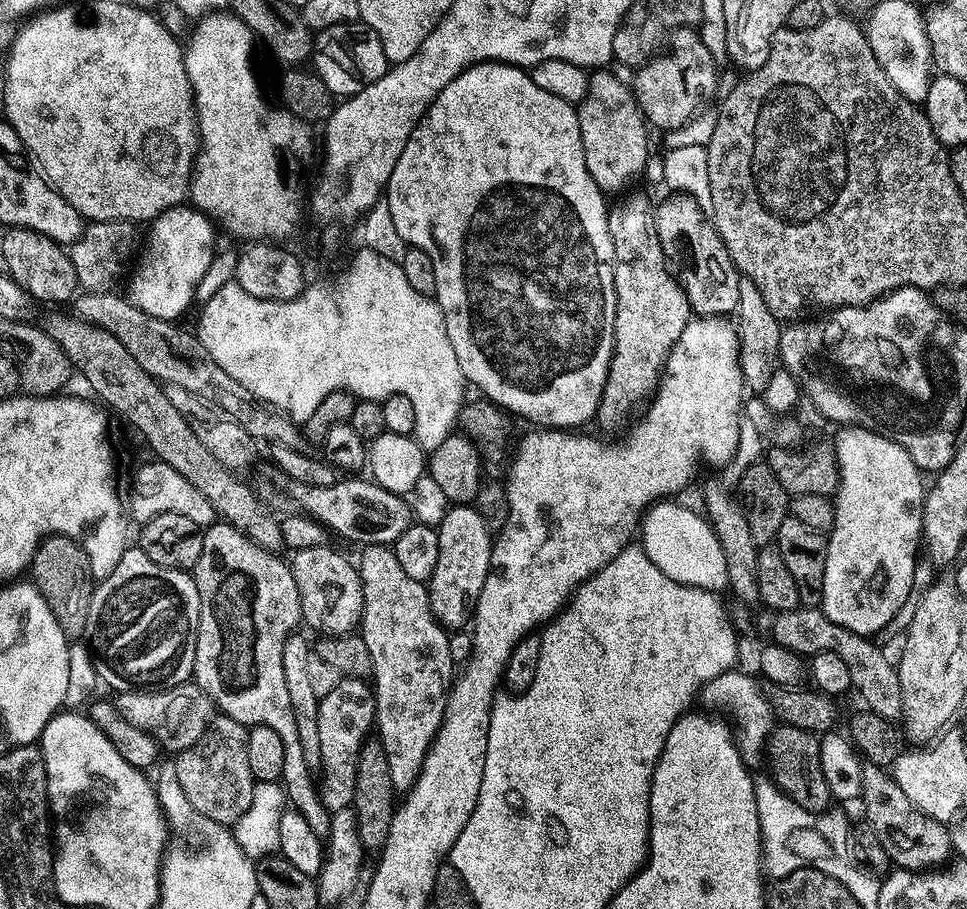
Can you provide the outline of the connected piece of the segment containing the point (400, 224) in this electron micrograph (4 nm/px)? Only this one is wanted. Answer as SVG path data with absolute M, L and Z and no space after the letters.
M485 62L475 64L473 68L468 68L458 78L454 78L454 82L450 82L448 86L432 100L427 111L412 126L412 132L408 135L408 140L404 143L404 148L396 158L396 164L392 167L392 172L388 175L386 183L386 196L388 192L388 201L386 207L390 218L394 222L394 230L398 230L398 234L403 238L404 243L413 247L421 248L432 260L434 266L434 278L436 279L436 290L434 299L439 304L444 321L446 322L446 334L450 338L450 346L454 346L454 358L458 360L458 366L462 370L465 381L469 385L472 384L477 388L481 397L492 401L498 408L503 408L505 412L513 417L525 416L528 420L533 420L533 425L547 426L552 430L576 430L579 424L584 424L593 419L596 415L596 406L600 401L600 394L604 389L606 374L608 373L608 362L612 357L612 333L610 331L610 305L615 301L614 282L612 281L612 265L614 263L614 246L612 239L608 233L609 211L604 210L605 195L597 187L596 183L586 170L586 158L582 150L582 134L578 126L578 111L570 103L562 98L558 98L558 94L549 94L547 90L542 90L539 86L534 86L531 75L523 68L517 68L515 64L497 64L495 62Z

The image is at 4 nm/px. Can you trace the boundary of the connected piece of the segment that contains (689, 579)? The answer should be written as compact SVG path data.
M674 500L657 501L641 517L640 546L644 553L667 577L679 584L707 592L719 593L727 589L729 575L726 560L712 525L701 514L674 503Z

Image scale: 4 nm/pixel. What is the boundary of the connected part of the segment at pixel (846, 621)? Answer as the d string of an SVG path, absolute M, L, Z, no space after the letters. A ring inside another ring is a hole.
M851 426L839 429L834 447L836 457L839 462L840 485L834 496L833 508L835 510L835 522L827 537L827 556L826 573L823 578L823 602L821 610L830 621L864 637L873 637L879 635L880 631L892 620L894 614L898 612L900 606L908 597L912 580L915 572L915 566L918 561L918 544L922 542L923 524L924 524L924 502L926 499L926 487L922 484L923 475L916 463L910 458L909 454L902 446L898 446L893 440L879 435L877 432L871 432L868 428L853 428Z

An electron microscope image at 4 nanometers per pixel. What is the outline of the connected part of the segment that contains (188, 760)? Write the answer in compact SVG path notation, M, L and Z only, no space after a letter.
M220 714L211 721L203 740L179 753L176 760L178 782L194 808L203 819L231 825L248 809L254 787L252 771L246 763L246 728L237 720Z

